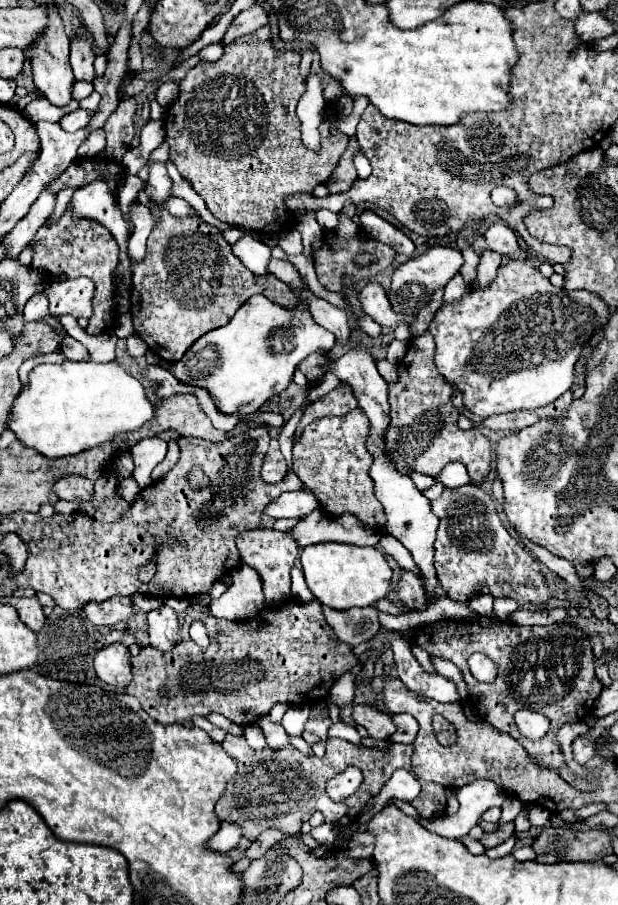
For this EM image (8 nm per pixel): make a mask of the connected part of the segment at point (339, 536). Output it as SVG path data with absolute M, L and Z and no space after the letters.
M315 510L299 520L293 528L293 536L301 548L315 542L345 542L355 546L375 546L381 534L361 528L361 522L355 516L341 514L337 518L329 516L323 510Z

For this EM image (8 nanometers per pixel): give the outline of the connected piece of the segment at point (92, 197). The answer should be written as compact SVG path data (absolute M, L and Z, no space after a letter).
M93 180L91 184L79 188L73 194L71 204L75 206L73 214L99 220L115 236L120 247L119 265L124 271L128 271L130 259L127 255L127 246L131 236L131 226L123 218L123 212L119 210L119 206L115 204L115 198L107 180Z

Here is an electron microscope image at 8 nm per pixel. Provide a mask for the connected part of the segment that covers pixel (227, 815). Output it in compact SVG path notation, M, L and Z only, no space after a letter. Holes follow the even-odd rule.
M233 734L225 736L223 750L237 760L239 770L235 778L229 782L227 792L215 804L215 812L219 820L241 824L243 836L249 840L257 840L257 836L263 830L273 826L295 836L301 832L301 824L309 820L309 816L317 810L323 812L325 820L339 820L333 824L341 826L341 822L353 822L361 812L361 808L365 806L365 802L375 794L379 794L381 786L395 770L399 768L411 770L411 752L413 752L411 746L403 744L389 744L389 750L381 752L377 748L355 746L341 738L327 738L325 756L317 758L317 756L303 756L293 746L287 746L283 750L271 750L271 748L253 750L245 744L243 736ZM349 764L361 768L363 782L353 796L349 796L343 802L333 802L325 792L325 782L327 778L345 770Z

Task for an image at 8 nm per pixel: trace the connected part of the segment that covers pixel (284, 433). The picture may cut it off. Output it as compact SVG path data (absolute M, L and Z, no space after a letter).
M297 412L295 416L291 416L291 420L281 428L279 432L279 444L281 444L281 452L283 452L283 458L289 462L289 472L293 472L293 454L291 454L291 448L293 448L293 434L295 434L295 428L297 428L297 422L301 420L301 412Z

